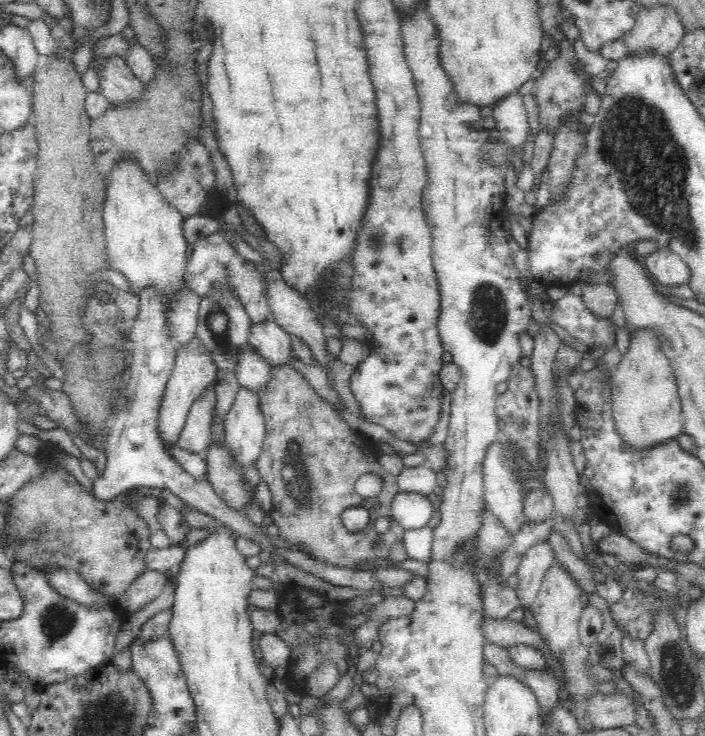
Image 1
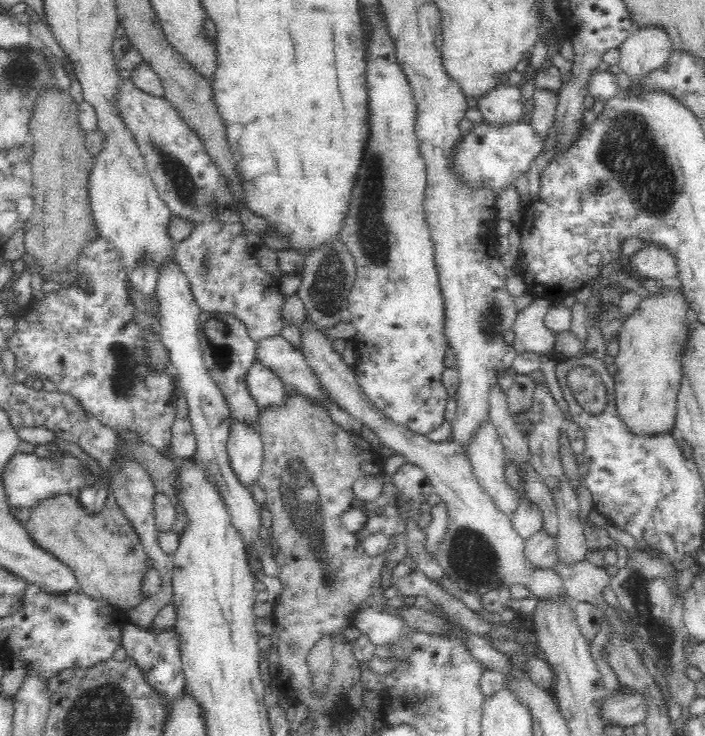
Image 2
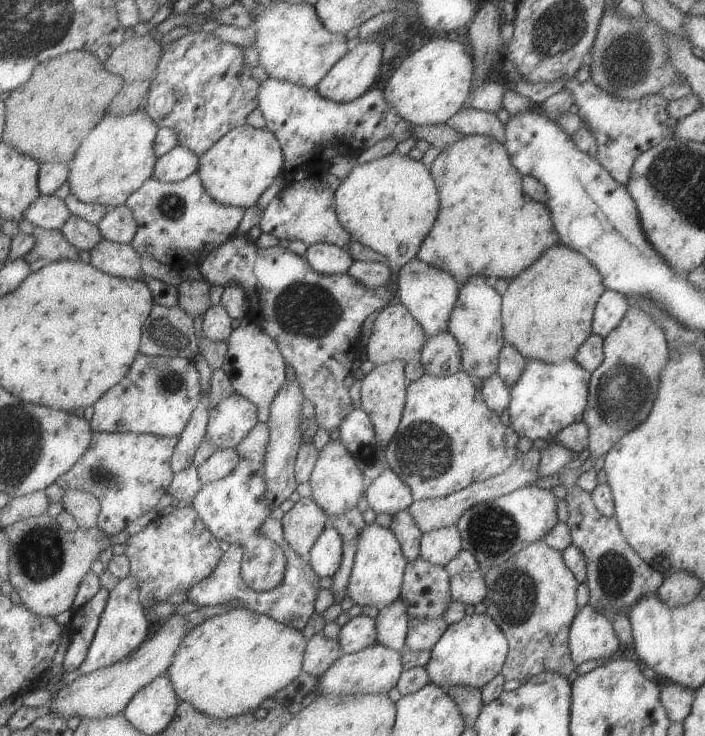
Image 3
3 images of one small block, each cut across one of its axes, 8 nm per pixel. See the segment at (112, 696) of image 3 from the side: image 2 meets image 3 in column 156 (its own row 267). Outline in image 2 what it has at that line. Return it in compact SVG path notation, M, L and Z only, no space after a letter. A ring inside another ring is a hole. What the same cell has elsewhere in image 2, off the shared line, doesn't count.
M646 241L646 247L631 258L630 265L646 278L660 281L667 288L677 289L681 286L680 270L676 258L655 242Z

